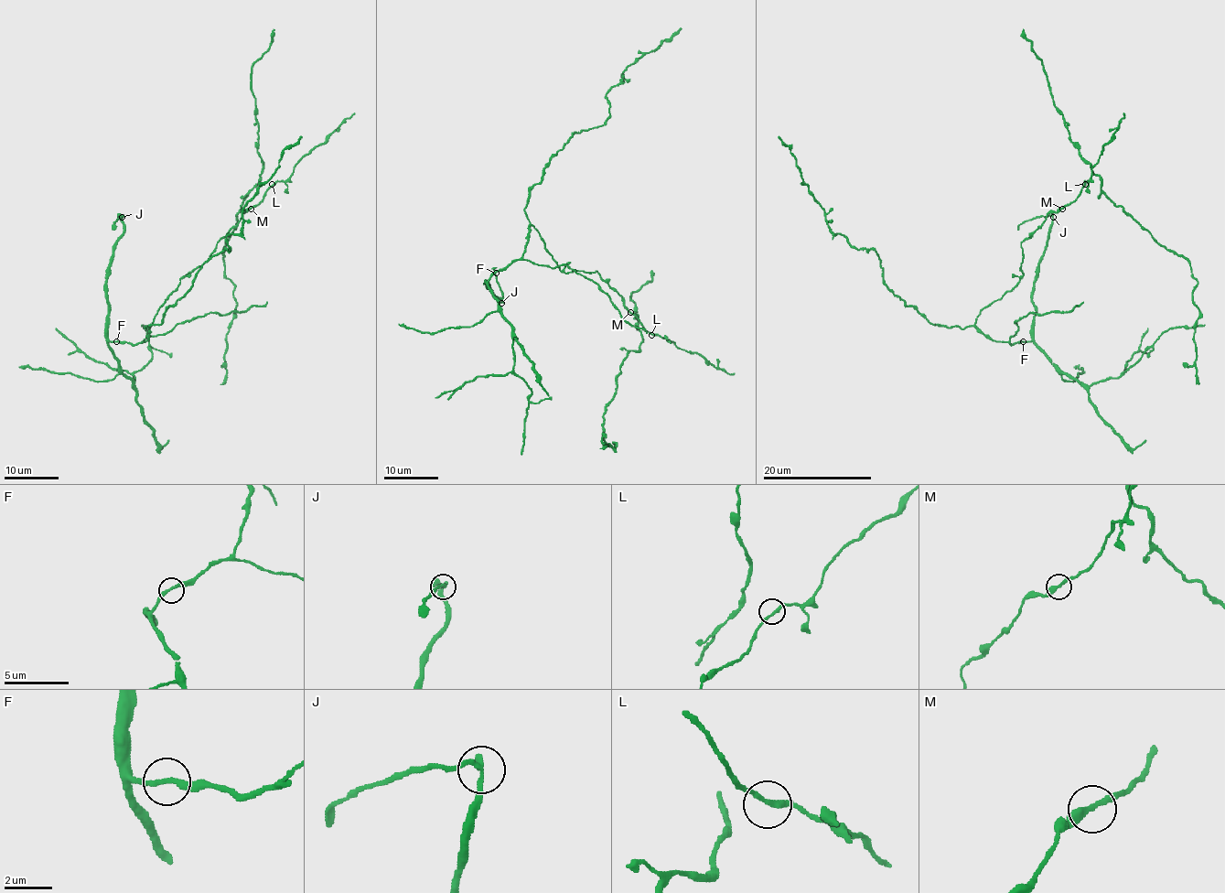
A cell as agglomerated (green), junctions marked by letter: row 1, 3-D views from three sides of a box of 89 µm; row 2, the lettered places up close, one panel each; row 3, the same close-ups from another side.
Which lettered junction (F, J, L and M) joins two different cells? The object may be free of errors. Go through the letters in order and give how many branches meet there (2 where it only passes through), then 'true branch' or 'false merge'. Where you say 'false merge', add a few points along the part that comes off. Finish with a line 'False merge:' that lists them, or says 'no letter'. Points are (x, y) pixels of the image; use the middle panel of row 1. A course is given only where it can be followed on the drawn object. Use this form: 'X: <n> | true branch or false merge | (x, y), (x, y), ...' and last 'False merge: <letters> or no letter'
F: 2 | true branch
J: 2 | false merge | (501, 302), (502, 291), (493, 267)
L: 2 | true branch
M: 2 | true branch
False merge: J

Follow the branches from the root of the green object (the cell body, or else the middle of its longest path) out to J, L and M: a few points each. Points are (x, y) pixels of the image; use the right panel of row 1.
J: (1023, 274), (976, 318), (975, 325), (993, 339), (1015, 344), (1032, 338), (1036, 311), (1032, 288), (1052, 216)
L: (1023, 274), (1021, 243), (1044, 221), (1048, 213), (1058, 212), (1071, 203), (1085, 184)
M: (1023, 274), (1021, 243), (1044, 221), (1048, 213), (1062, 209)

